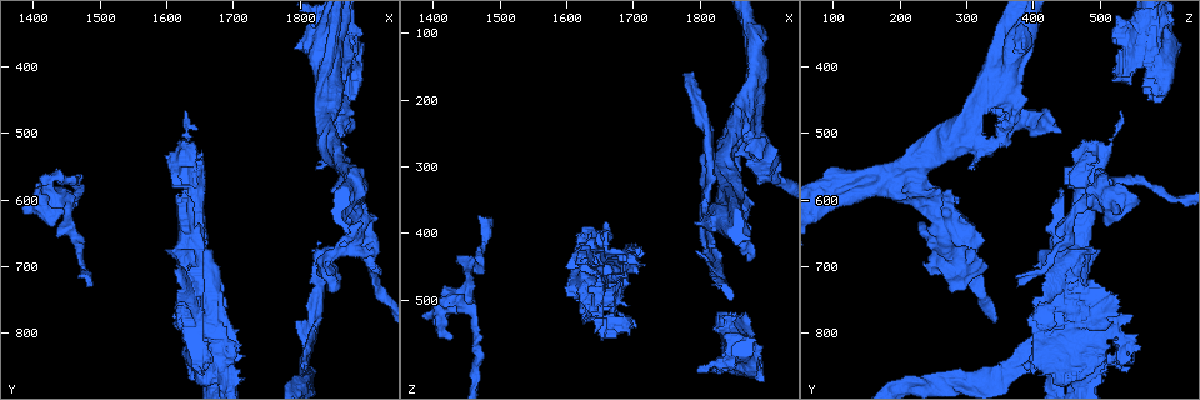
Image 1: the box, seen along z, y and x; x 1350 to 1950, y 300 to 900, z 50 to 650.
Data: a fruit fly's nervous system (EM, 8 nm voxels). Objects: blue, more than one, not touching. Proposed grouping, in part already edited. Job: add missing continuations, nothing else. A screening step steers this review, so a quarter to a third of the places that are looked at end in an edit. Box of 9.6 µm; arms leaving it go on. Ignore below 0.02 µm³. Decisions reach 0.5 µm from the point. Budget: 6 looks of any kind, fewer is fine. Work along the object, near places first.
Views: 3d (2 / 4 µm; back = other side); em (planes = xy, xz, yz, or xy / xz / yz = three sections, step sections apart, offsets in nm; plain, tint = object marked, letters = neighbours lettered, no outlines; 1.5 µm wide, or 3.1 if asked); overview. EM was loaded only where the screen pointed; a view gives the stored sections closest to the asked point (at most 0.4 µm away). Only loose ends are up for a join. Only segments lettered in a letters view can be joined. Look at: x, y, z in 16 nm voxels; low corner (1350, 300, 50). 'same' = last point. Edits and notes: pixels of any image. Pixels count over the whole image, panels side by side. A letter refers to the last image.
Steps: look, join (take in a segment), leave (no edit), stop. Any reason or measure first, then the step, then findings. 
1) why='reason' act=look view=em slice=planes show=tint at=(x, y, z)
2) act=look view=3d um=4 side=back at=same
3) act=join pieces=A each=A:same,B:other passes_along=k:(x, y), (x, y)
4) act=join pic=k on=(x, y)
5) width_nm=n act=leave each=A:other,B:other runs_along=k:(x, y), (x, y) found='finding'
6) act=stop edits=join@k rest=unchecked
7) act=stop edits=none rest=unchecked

why='branch stops here' act=look view=3d um=4 at=(1850, 420, 520)

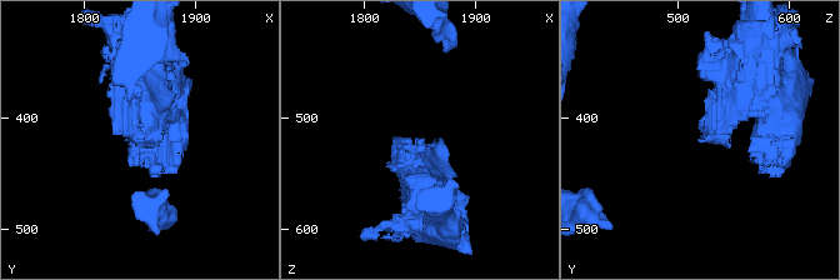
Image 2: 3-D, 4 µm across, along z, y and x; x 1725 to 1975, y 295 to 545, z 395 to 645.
why='shape alone is not enough' act=look view=em slice=planes show=letters at=(1844, 420, 518)

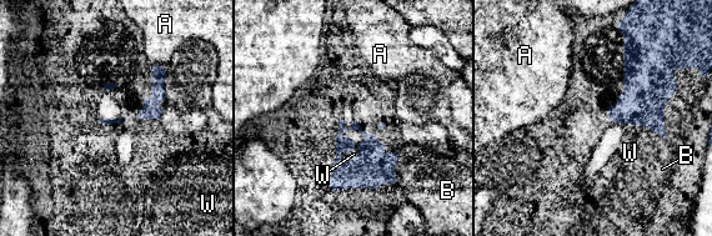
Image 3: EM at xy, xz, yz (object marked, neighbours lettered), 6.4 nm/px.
act=leave each=A:other,B:other,W:other border=3:(362, 135), (336, 157), (329, 176) found='none of them fits'

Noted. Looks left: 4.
why='free end' act=look view=em slice=planes show=letters at=(1875, 495, 440)

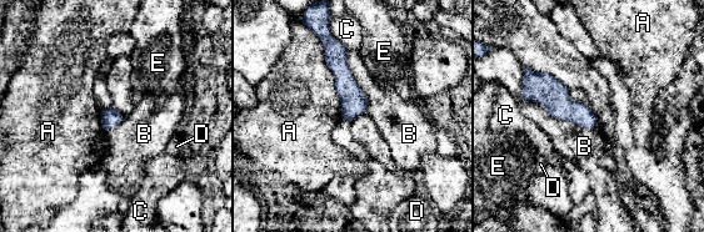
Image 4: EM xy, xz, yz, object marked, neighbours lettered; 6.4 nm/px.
act=leave each=A:other,B:other,C:other,D:other,E:other found='no lettered segment goes on from it'

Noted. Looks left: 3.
why='branch stops here' act=look view=em slice=planes show=letters at=(1830, 660, 485)

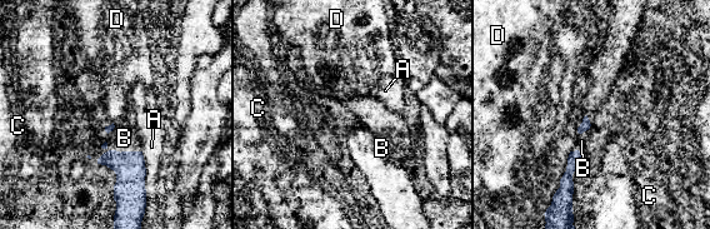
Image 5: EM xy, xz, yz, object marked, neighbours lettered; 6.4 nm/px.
act=leave each=A:other,B:other,C:other,D:other border=5:(105, 142), (109, 149), (140, 152) found='none of them fits'

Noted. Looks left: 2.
act=stop edits=none rest=unchecked

